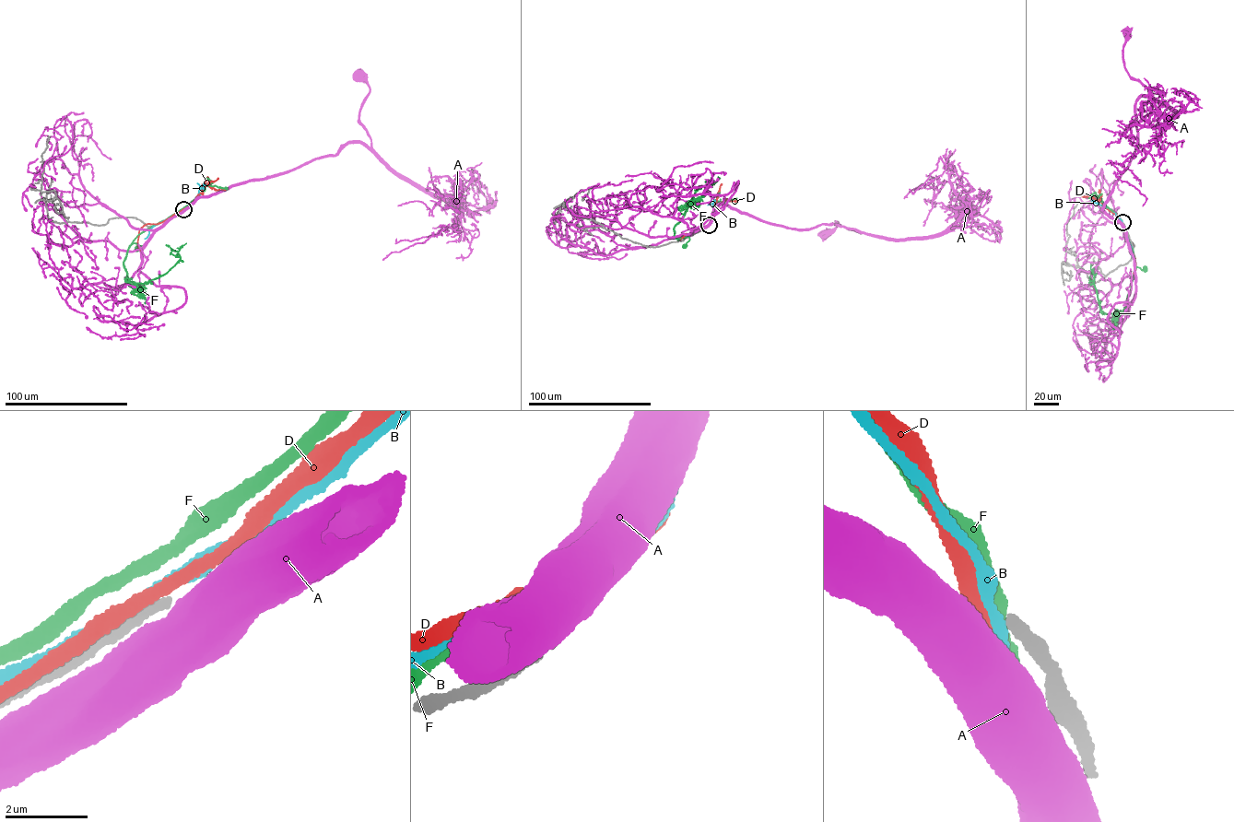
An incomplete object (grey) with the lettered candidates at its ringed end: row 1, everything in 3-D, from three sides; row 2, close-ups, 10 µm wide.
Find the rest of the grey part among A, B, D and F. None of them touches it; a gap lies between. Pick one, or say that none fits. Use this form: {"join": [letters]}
{"join": []}

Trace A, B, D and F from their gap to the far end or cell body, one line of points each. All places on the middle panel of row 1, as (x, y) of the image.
A: (709, 225), (712, 211), (721, 205), (797, 229), (830, 223), (863, 232), (836, 221), (835, 228), (824, 232)
B: (709, 225), (686, 236)
D: (709, 225), (678, 240), (686, 233)
F: (708, 226), (675, 239), (688, 237), (684, 246)

